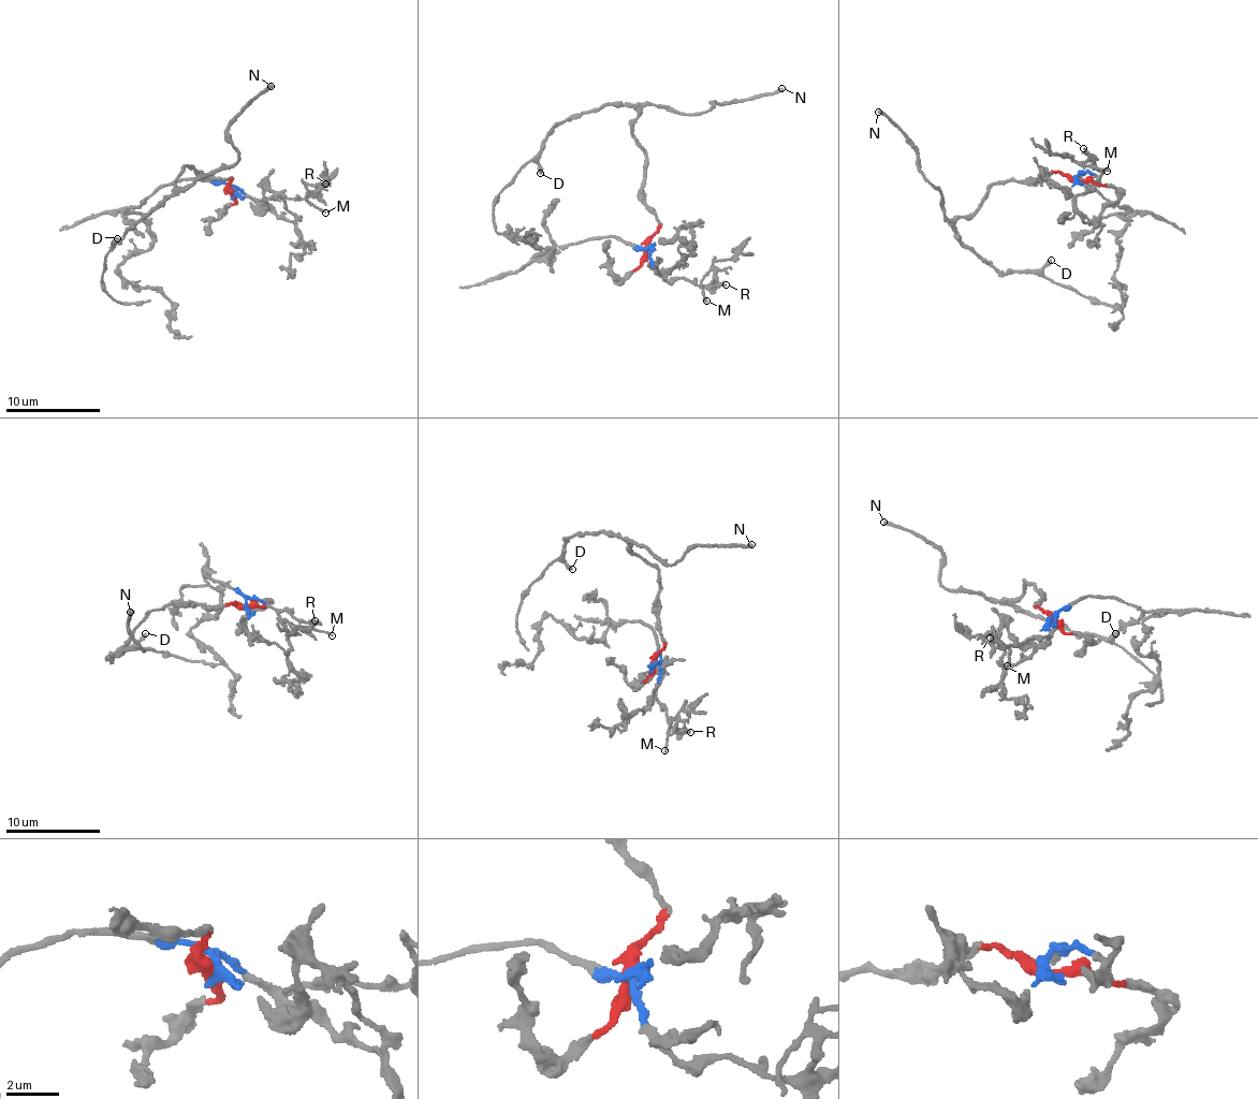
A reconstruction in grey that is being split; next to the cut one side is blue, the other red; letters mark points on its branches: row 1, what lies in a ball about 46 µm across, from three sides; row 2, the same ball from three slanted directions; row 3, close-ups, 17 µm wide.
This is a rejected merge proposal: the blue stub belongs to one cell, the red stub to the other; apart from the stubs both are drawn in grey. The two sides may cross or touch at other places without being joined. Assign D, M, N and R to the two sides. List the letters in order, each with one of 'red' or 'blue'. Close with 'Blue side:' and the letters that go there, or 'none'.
D: red
M: blue
N: red
R: blue
Blue side: M, R

